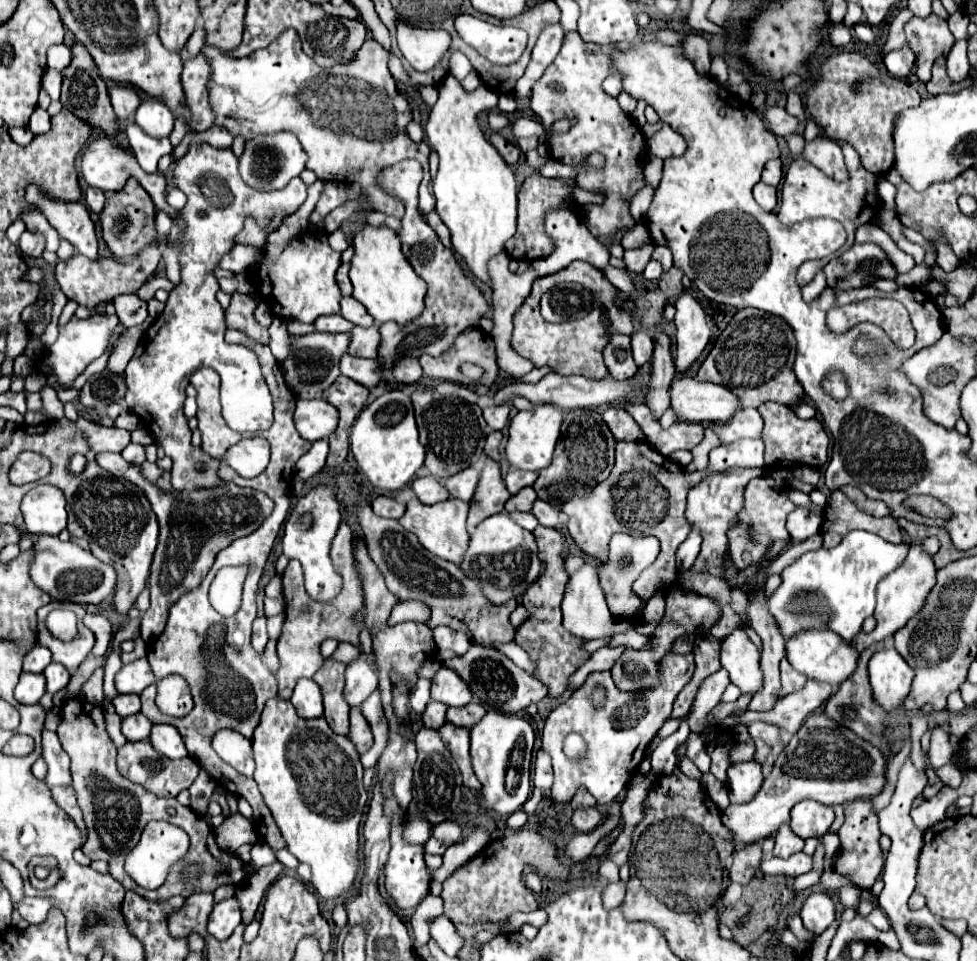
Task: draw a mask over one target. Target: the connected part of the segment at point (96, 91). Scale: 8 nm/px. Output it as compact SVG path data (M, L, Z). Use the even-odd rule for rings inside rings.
M75 41L75 45L71 47L71 55L73 55L73 59L71 59L69 67L65 67L61 71L63 73L63 89L61 89L63 107L71 109L71 113L75 113L77 117L83 117L85 121L89 121L95 127L95 131L105 131L107 135L115 135L119 131L117 117L115 117L111 101L109 101L107 85L101 79L93 57L85 49L85 45L81 45L79 41Z

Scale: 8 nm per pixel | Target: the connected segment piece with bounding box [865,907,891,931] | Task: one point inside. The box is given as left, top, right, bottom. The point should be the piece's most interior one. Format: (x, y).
(876, 917)

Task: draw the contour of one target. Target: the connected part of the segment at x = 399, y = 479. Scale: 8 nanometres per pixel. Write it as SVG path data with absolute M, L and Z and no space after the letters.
M401 389L387 391L373 403L365 405L351 427L349 441L359 469L363 469L367 479L379 489L397 491L405 487L415 479L417 469L425 461L425 449L419 443L411 397L405 395Z

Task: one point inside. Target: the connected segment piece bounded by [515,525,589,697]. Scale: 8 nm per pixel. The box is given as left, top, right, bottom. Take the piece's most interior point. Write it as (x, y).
(556, 654)

